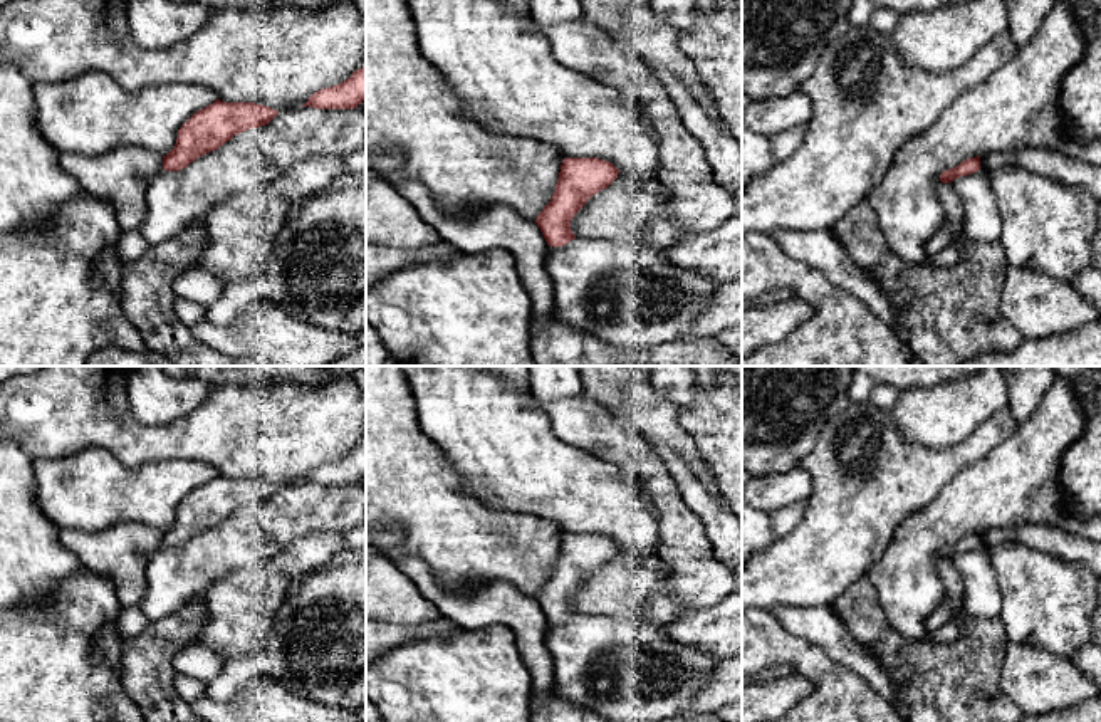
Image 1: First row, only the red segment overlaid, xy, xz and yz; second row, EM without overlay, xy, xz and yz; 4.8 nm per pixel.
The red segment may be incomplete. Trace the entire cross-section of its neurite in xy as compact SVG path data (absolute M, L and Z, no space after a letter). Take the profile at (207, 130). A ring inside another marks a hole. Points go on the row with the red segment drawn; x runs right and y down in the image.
M255 102L213 104L196 111L180 129L175 148L163 156L163 170L180 171L218 149L238 133L269 124L279 111Z

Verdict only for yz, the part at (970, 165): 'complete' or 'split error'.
complete

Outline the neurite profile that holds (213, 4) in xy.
M171 0L176 3L198 2L211 10L270 10L277 7L302 7L307 10L334 5L334 0Z

